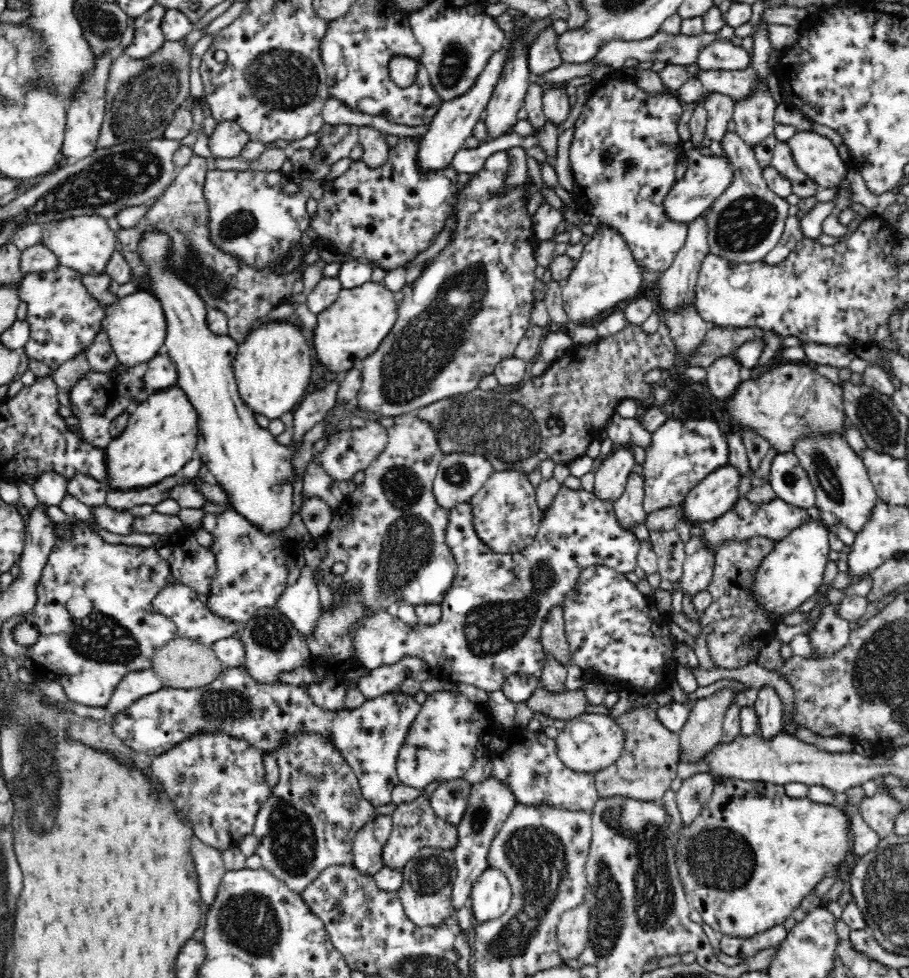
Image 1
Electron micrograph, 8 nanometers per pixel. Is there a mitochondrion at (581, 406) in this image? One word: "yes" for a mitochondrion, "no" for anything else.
no

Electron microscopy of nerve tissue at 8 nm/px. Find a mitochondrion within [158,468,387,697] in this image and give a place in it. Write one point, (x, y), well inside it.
(269, 631)

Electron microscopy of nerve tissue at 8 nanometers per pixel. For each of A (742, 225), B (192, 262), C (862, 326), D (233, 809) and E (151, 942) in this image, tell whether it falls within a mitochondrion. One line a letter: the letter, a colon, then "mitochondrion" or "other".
A: mitochondrion
B: mitochondrion
C: other
D: other
E: other

